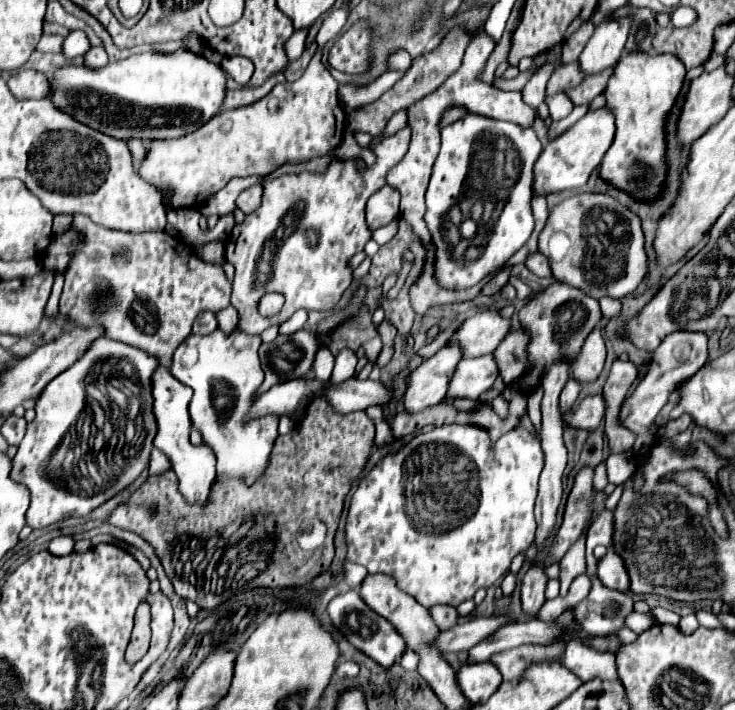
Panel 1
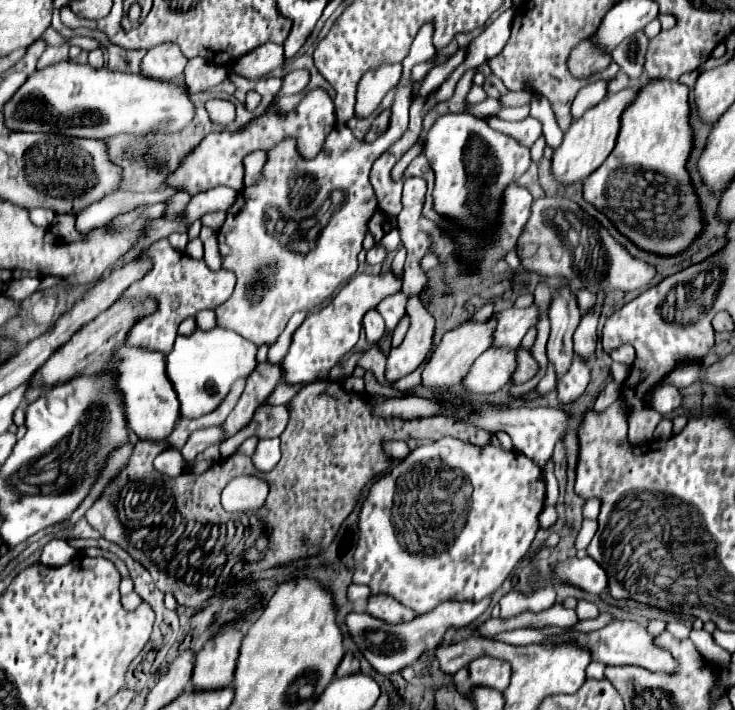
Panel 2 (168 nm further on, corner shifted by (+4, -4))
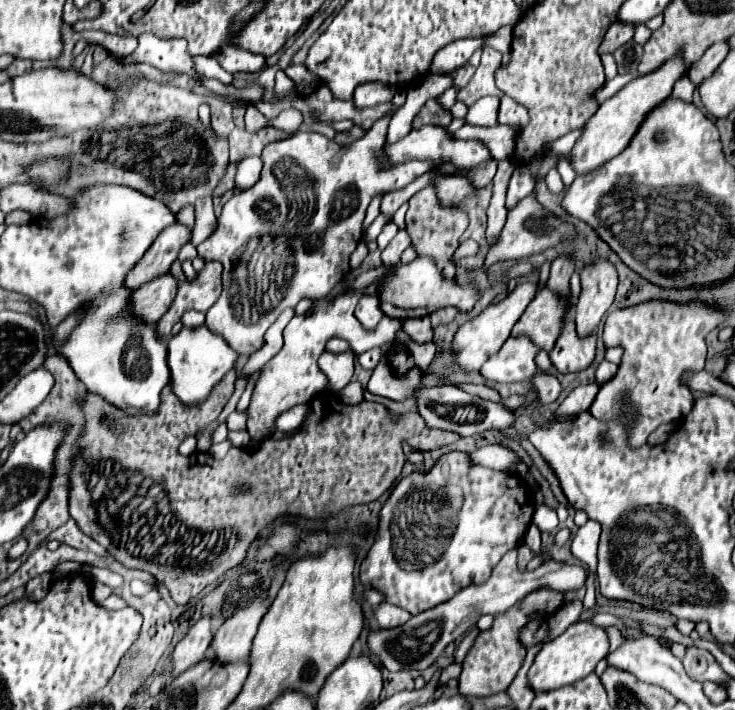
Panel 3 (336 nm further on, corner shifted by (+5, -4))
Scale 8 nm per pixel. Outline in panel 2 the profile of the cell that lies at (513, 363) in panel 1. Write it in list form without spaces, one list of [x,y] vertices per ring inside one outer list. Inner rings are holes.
[[[519,346],[515,352],[517,352],[517,372],[513,372],[511,382],[513,384],[523,384],[523,382],[527,382],[529,378],[535,376],[537,362],[533,360],[533,356],[523,346]]]

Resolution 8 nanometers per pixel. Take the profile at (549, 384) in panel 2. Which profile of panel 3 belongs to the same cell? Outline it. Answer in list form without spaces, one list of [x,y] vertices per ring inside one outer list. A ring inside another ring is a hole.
[[[544,288],[538,292],[538,296],[530,302],[522,318],[516,322],[512,334],[526,334],[542,350],[550,352],[556,338],[560,336],[566,314],[574,304],[576,302],[572,298],[562,298],[560,294]]]

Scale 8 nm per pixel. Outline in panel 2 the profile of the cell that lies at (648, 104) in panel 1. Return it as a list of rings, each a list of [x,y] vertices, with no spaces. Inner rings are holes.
[[[649,80],[641,92],[637,92],[637,100],[625,108],[621,116],[621,132],[617,136],[617,144],[613,152],[609,154],[609,160],[593,172],[583,182],[585,200],[597,206],[601,212],[605,210],[605,180],[609,180],[609,172],[615,172],[615,168],[623,166],[635,166],[635,168],[649,168],[655,172],[665,174],[667,178],[675,180],[689,180],[689,174],[685,170],[685,162],[691,152],[691,126],[689,126],[689,88],[681,82],[673,80]]]

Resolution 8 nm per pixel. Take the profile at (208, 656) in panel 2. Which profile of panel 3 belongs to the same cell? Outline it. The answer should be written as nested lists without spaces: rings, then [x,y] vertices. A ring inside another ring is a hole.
[[[266,590],[258,598],[254,598],[248,606],[234,612],[214,634],[208,656],[220,662],[246,660],[252,648],[252,640],[256,636],[258,624],[268,610],[268,600],[270,600],[270,592]]]

